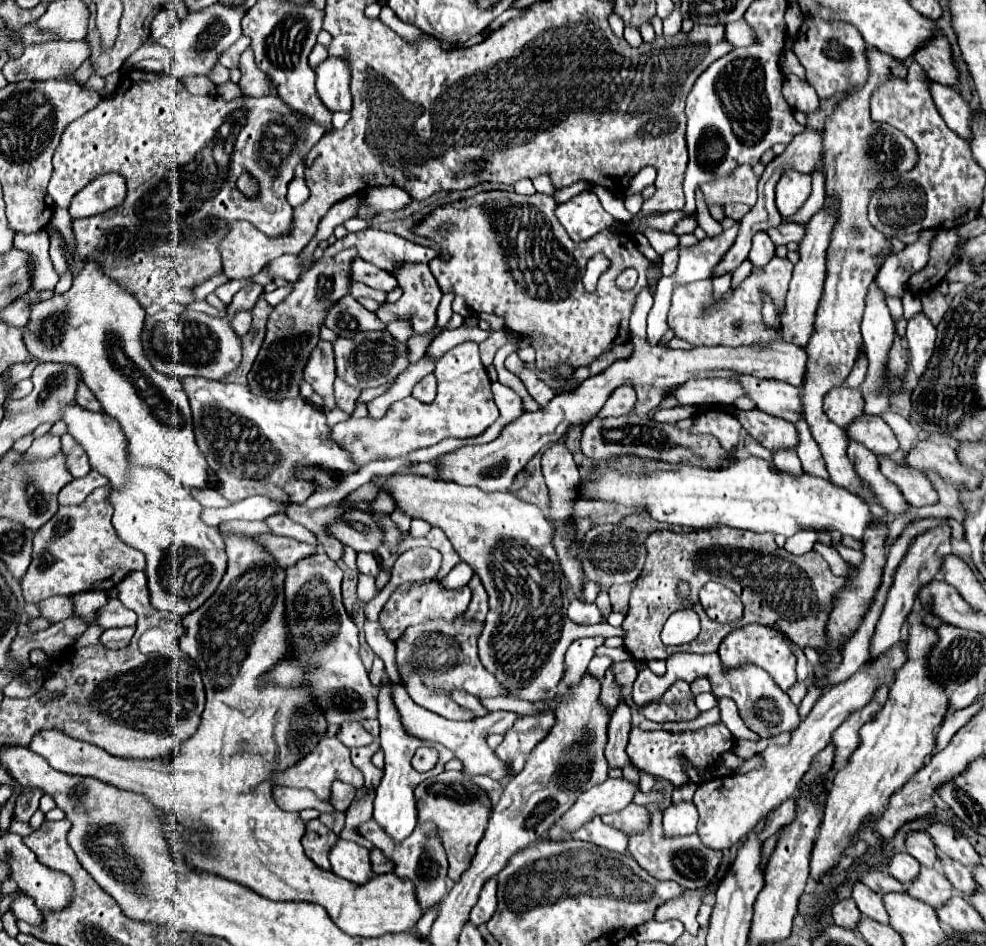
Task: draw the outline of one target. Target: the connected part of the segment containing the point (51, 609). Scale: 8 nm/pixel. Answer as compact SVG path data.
M51 596L43 602L39 602L37 606L41 610L41 618L49 620L51 624L61 622L71 616L71 598L67 598L67 596Z

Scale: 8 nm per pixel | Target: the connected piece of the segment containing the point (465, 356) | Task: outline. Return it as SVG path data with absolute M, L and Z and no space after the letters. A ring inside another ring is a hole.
M461 342L451 348L435 368L437 398L431 404L413 400L411 396L393 402L383 418L349 418L335 424L329 434L343 450L351 454L355 466L365 466L373 460L397 458L419 448L433 446L443 438L471 438L483 434L499 416L491 398L491 380L479 358L477 342Z

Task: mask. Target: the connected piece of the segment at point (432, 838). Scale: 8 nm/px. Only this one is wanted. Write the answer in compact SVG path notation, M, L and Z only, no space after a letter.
M369 820L367 824L361 824L359 826L359 832L371 840L391 862L393 862L393 874L403 878L403 880L411 880L415 884L415 894L417 894L417 902L423 910L423 914L427 910L431 910L433 906L437 906L443 896L447 894L447 886L445 886L445 880L447 880L447 858L445 858L445 852L443 852L443 846L439 842L439 838L435 836L435 826L431 822L425 822L425 824L417 824L415 832L403 840L403 842L393 842L377 824L375 820Z

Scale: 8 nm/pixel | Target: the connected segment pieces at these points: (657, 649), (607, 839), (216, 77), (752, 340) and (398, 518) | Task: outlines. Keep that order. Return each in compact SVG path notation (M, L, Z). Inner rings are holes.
M729 526L679 534L659 530L647 534L643 538L643 546L647 548L647 562L635 580L629 612L621 626L625 632L623 644L635 660L665 660L675 652L717 652L719 642L733 630L733 626L711 622L699 604L699 590L705 586L705 582L713 580L731 588L745 606L745 614L739 624L735 624L735 628L753 622L777 628L785 632L799 648L813 648L819 654L829 656L825 664L827 670L835 670L841 664L841 646L829 640L827 622L835 596L839 596L847 580L835 576L819 554L807 552L803 556L793 556L785 548L779 548L771 534L755 534ZM679 580L687 580L691 584L691 596L687 600L679 598L675 592ZM693 604L701 618L701 634L689 644L665 646L659 638L663 624L675 610L689 608Z
M593 818L587 826L579 828L575 832L575 838L577 840L585 840L585 842L591 842L591 844L597 844L601 848L607 848L607 850L613 850L613 852L623 852L627 854L627 842L629 842L629 836L615 830L613 826L607 826L601 822L601 818Z
M217 64L217 66L211 70L209 76L211 76L211 80L213 80L217 86L229 82L229 70L227 70L225 66L221 66L221 64Z
M775 256L763 270L753 268L753 272L735 290L727 292L719 300L713 298L711 278L679 286L673 292L669 328L675 332L677 338L693 346L765 346L767 342L779 342L783 340L783 330L767 326L763 322L763 292L767 292L767 296L775 302L777 318L781 318L785 310L785 294L791 280L791 272L793 264L787 258Z
M395 508L395 510L390 514L390 518L399 528L401 534L403 536L407 535L410 529L411 519L407 517L405 514L399 510L399 508Z

